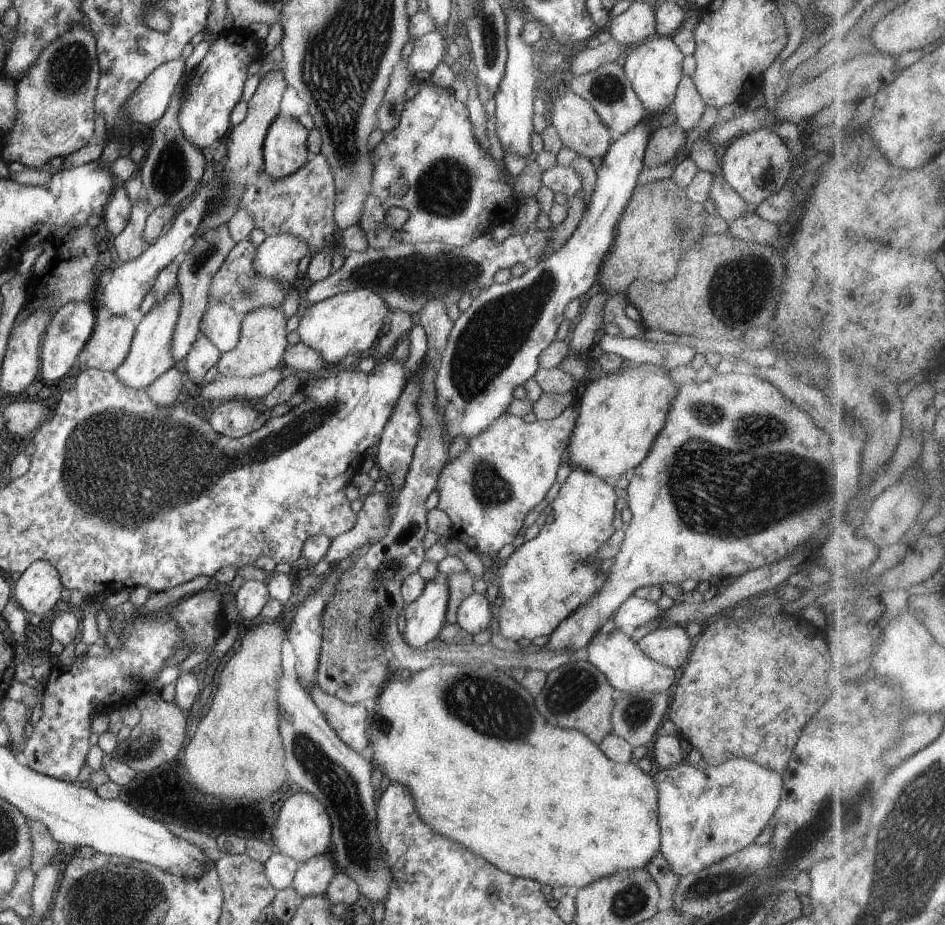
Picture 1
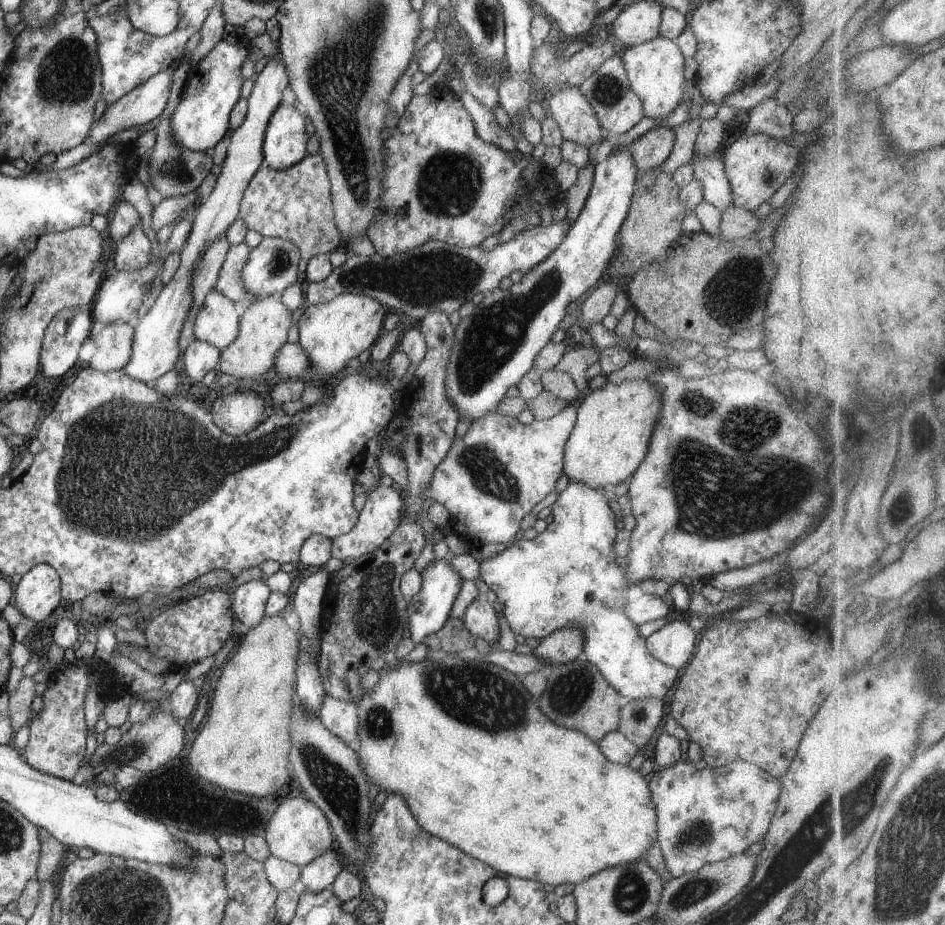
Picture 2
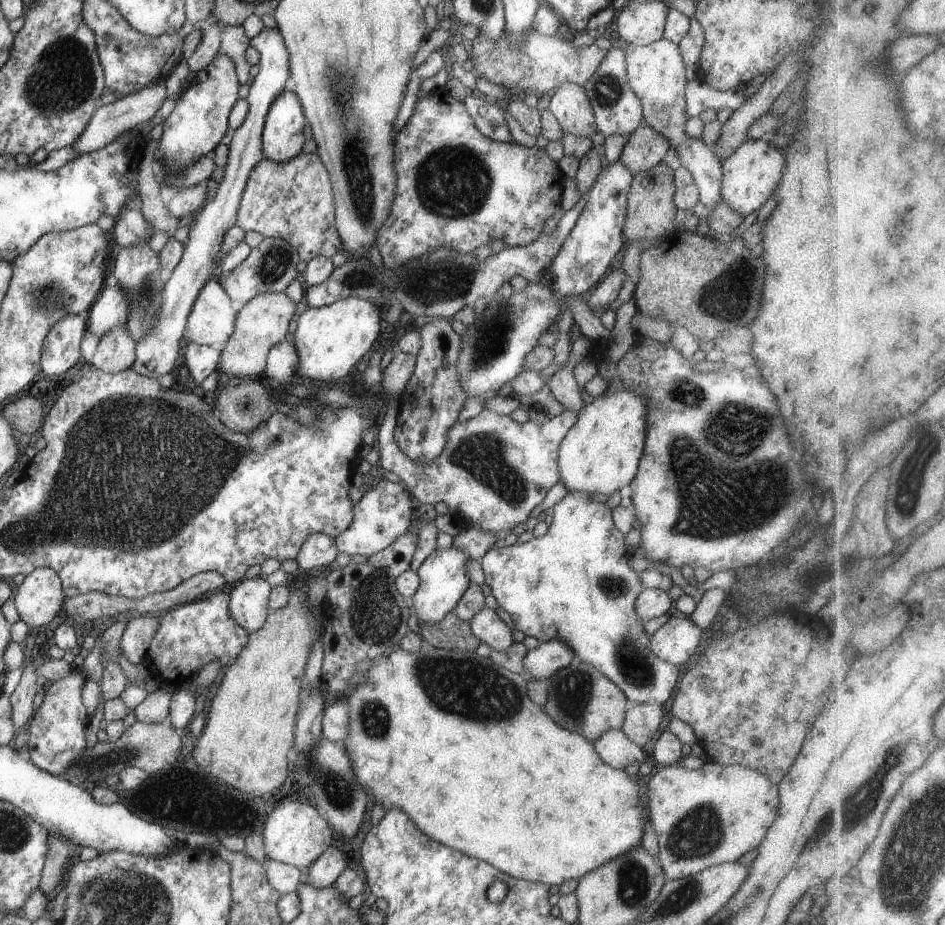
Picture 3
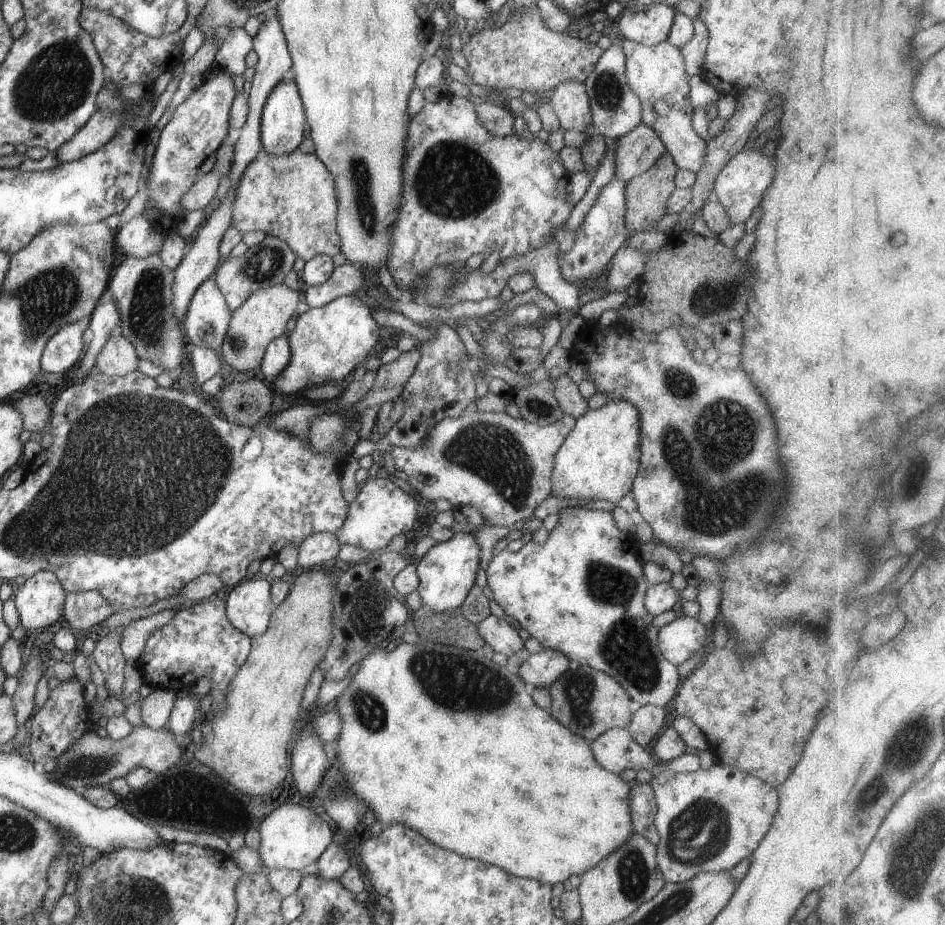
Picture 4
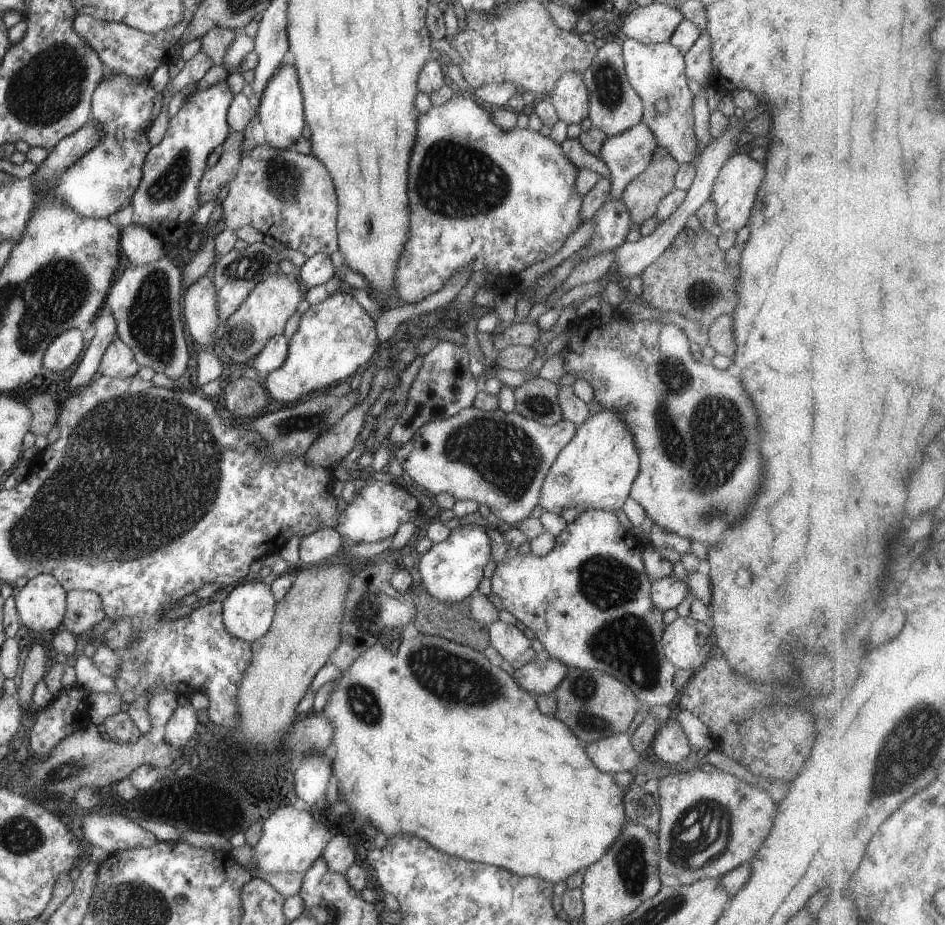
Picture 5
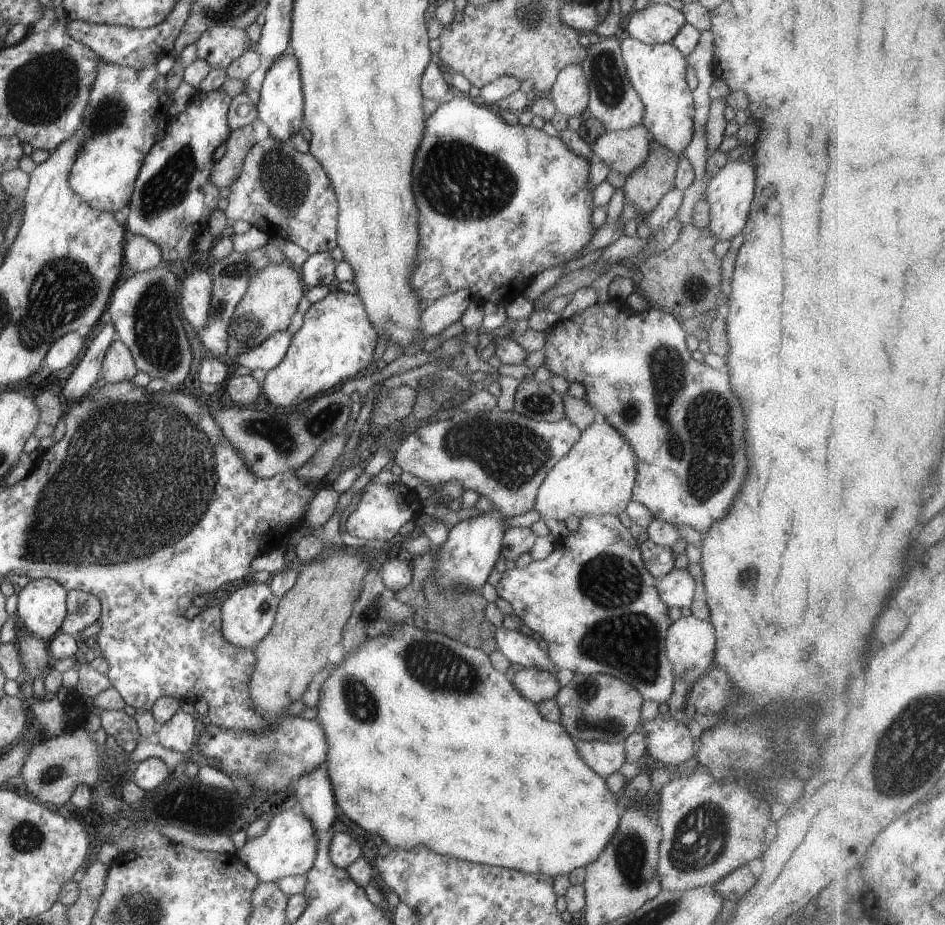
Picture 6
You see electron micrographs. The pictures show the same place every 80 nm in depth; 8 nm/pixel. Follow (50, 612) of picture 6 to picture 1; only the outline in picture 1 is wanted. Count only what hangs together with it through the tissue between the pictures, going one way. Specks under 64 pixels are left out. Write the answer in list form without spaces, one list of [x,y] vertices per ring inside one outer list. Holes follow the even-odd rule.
[[[34,561],[20,576],[19,580],[12,582],[14,600],[29,614],[43,616],[46,612],[52,611],[57,604],[65,605],[65,591],[60,580],[59,572],[46,561]]]

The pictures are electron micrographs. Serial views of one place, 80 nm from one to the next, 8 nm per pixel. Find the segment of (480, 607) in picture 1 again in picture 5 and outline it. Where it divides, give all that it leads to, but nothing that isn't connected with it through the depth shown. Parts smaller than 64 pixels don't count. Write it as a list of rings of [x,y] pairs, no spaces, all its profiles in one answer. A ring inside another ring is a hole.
[[[498,619],[487,625],[487,629],[491,646],[496,648],[504,660],[512,663],[528,658],[528,661],[532,662],[539,655],[532,649],[531,640],[514,625],[503,623]]]

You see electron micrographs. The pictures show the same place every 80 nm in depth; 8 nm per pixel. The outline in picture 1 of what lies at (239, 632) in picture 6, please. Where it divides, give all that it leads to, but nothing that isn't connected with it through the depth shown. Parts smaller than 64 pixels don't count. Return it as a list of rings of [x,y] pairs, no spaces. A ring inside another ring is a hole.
[[[266,581],[245,582],[235,594],[238,620],[252,622],[259,618],[258,615],[270,597]]]

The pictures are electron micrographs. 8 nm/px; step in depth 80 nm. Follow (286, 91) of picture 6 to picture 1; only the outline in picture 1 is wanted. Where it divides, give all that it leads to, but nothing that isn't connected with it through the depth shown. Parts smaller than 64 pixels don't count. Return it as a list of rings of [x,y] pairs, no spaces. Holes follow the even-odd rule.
[[[278,115],[269,126],[263,142],[262,170],[274,180],[284,179],[295,173],[311,157],[307,149],[309,130],[299,120]]]

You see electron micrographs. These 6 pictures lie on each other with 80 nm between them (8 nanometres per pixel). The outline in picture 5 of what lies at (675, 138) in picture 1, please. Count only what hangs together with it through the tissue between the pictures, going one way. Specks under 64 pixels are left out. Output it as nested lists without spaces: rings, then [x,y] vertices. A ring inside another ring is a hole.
[[[646,123],[626,132],[608,136],[598,156],[610,169],[611,197],[621,201],[623,190],[650,164],[657,142]]]

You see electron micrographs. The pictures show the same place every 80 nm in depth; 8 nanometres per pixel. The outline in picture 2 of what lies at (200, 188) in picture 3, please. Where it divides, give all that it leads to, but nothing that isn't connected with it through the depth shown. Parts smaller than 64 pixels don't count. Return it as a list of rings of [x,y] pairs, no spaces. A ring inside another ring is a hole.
[[[200,190],[162,199],[162,202],[153,208],[151,214],[153,227],[158,231],[166,224],[176,224],[188,213],[193,213],[201,202]]]

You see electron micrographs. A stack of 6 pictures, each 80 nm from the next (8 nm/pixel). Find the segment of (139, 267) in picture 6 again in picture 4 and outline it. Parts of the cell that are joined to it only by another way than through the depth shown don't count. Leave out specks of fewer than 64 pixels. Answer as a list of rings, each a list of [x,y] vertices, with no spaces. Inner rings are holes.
[[[138,215],[124,226],[117,226],[115,237],[118,248],[128,257],[145,259],[158,255],[165,243],[164,234],[156,232],[151,222]]]

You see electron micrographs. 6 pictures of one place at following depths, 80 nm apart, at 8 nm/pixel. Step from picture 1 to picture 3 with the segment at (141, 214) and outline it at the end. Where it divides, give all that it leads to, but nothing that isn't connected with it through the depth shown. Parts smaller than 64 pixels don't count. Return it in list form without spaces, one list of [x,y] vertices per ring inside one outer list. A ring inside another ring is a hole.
[[[147,240],[131,247],[123,247],[113,262],[114,272],[111,272],[110,282],[121,287],[129,300],[129,313],[125,328],[137,343],[148,334],[148,331],[152,330],[158,320],[165,287],[162,281],[163,266]]]

